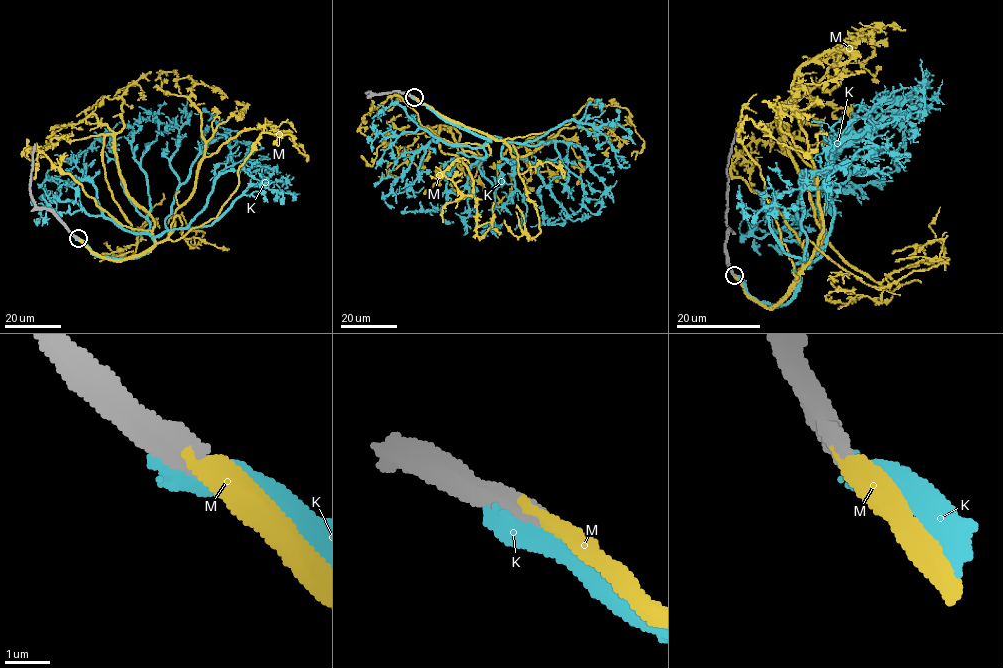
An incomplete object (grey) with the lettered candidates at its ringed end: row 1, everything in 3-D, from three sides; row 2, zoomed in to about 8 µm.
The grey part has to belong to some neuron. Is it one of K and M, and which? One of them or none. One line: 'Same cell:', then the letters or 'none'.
Same cell: M

